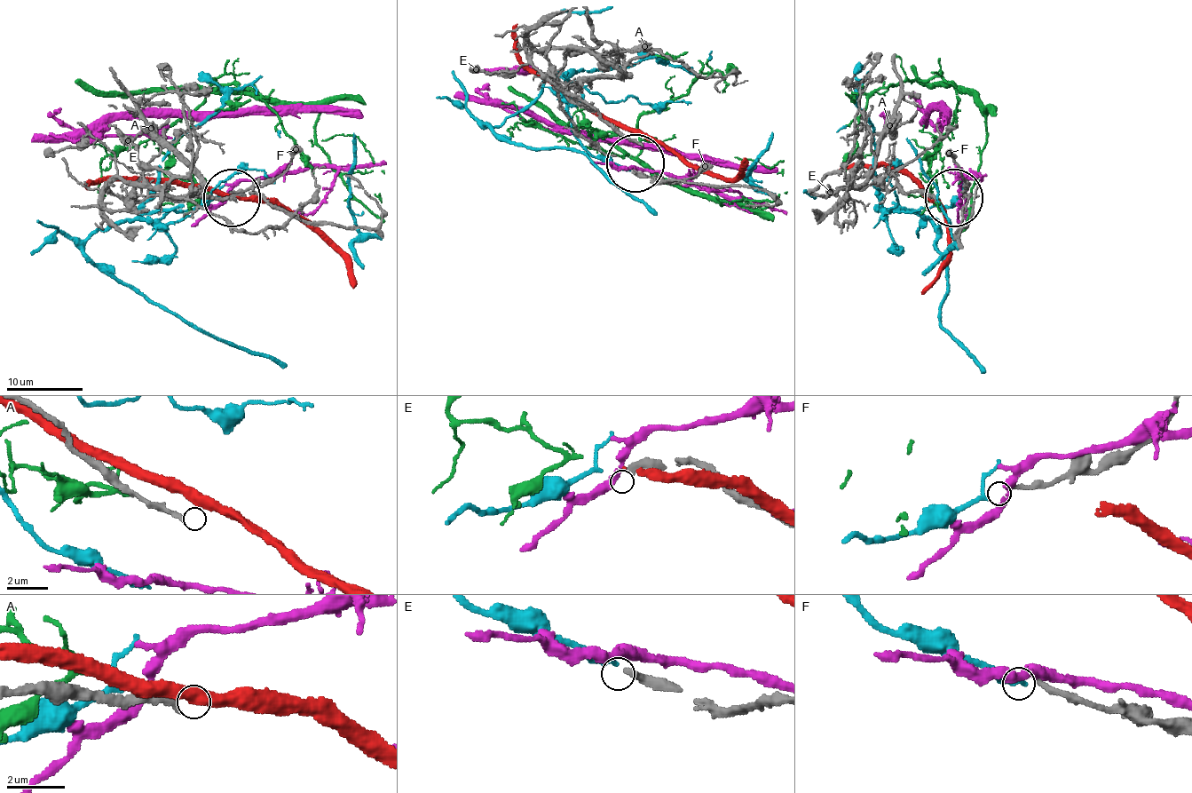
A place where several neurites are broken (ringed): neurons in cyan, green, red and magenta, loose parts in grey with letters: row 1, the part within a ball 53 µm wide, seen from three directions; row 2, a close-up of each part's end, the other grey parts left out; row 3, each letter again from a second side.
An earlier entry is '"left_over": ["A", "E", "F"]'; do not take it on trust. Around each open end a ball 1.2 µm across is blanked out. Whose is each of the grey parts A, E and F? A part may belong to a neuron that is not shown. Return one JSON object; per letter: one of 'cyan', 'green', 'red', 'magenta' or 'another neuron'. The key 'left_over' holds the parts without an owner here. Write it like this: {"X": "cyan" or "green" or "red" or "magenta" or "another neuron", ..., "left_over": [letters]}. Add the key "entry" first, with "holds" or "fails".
{"entry": "fails", "A": "another neuron", "E": "another neuron", "F": "cyan", "left_over": ["A", "E"]}

